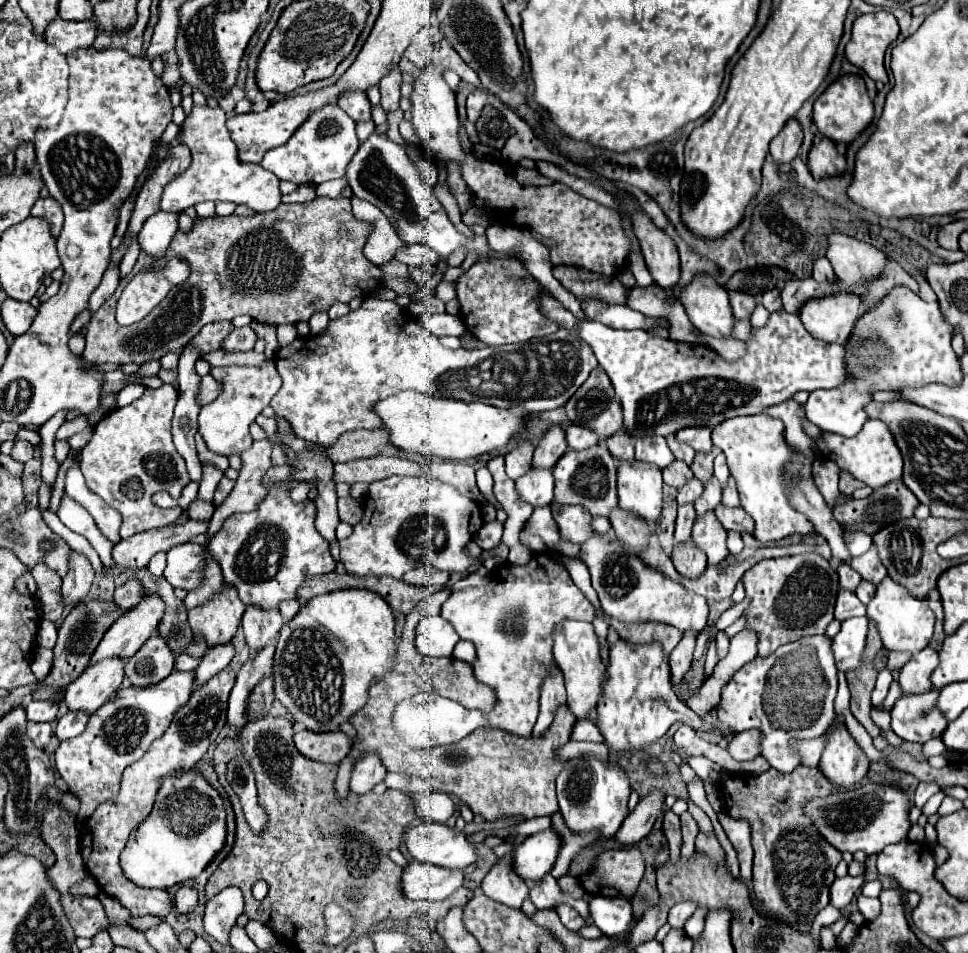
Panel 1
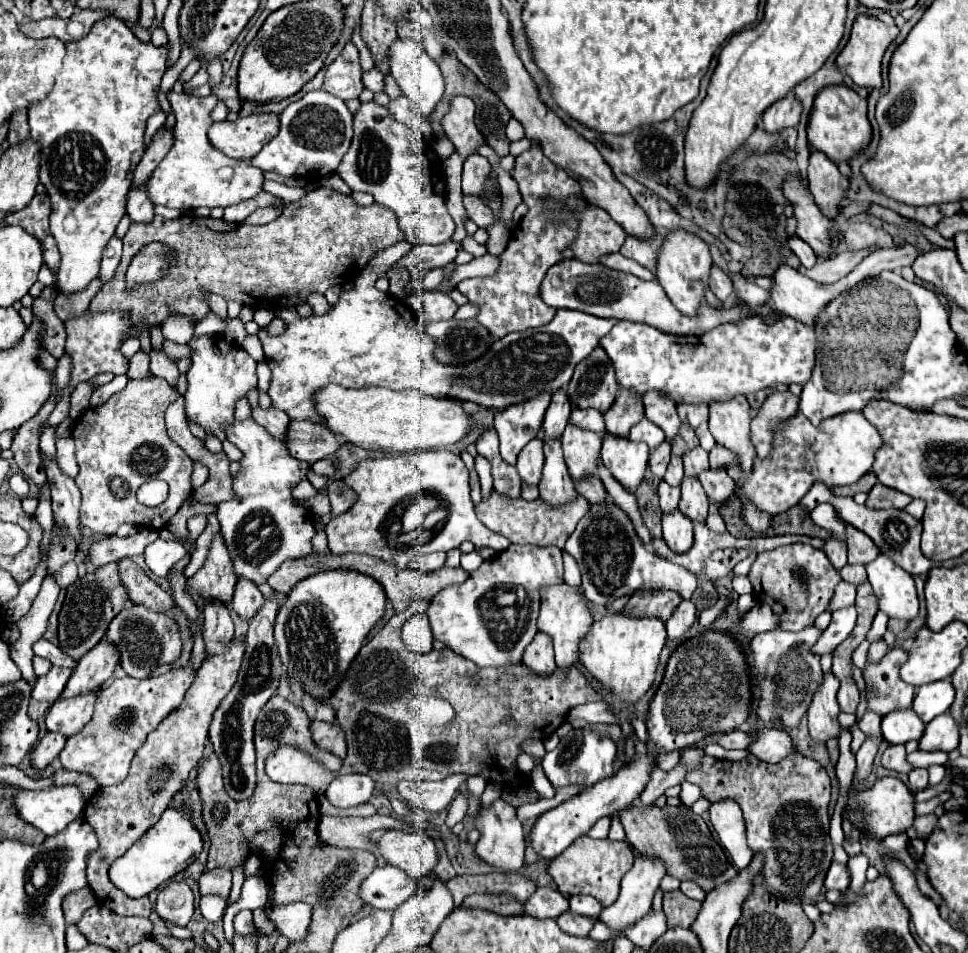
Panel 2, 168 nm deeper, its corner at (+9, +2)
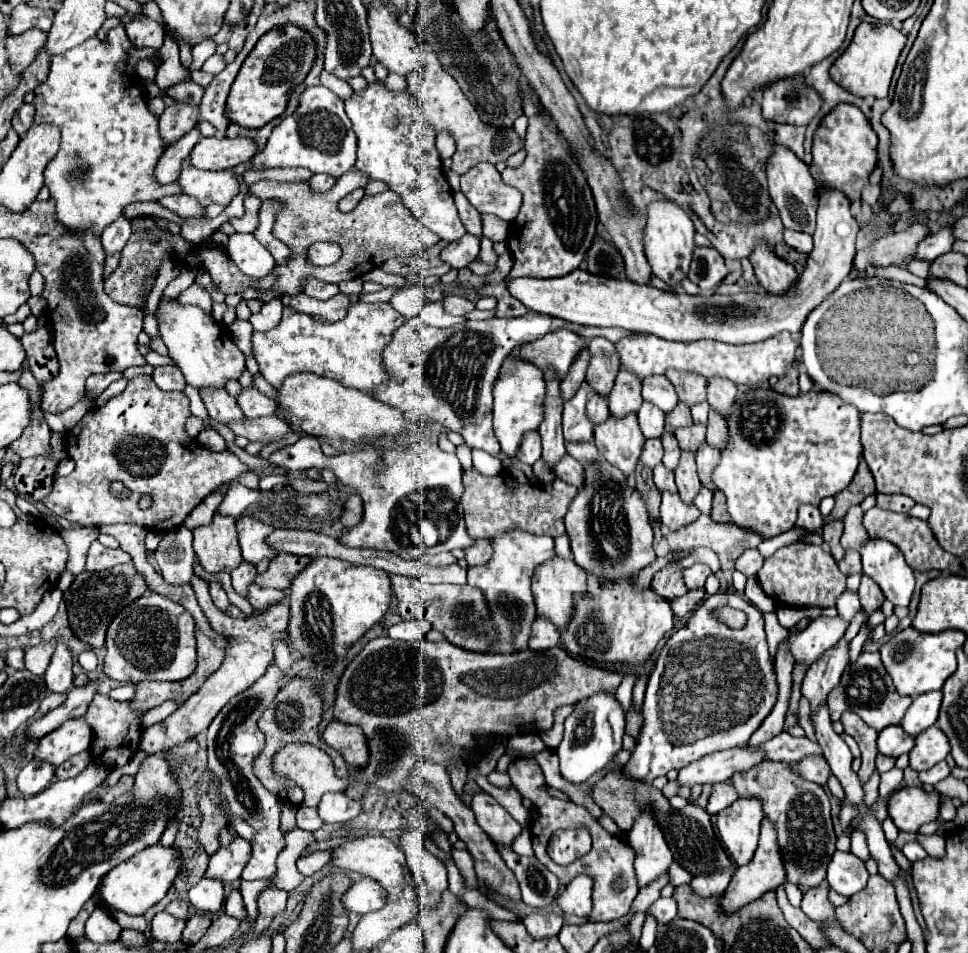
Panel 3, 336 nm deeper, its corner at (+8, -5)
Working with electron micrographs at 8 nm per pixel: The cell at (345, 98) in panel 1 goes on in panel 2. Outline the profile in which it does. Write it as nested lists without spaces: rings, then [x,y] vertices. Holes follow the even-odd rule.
[[[348,42],[342,54],[326,68],[324,90],[338,96],[344,102],[358,98],[360,92],[364,90],[358,50],[352,42]]]

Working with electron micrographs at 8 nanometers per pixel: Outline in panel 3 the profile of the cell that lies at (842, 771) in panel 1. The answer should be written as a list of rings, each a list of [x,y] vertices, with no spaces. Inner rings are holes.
[[[841,639],[835,647],[825,651],[815,663],[811,663],[801,693],[811,701],[811,707],[819,707],[827,701],[827,695],[833,687],[837,687],[837,681],[841,679],[841,673],[849,665],[849,641]]]

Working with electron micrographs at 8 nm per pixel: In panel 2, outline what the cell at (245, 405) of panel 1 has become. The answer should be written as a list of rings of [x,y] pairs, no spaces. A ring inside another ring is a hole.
[[[210,334],[202,338],[192,338],[190,346],[194,350],[192,366],[188,370],[188,390],[186,398],[186,414],[188,418],[202,426],[206,434],[216,436],[218,440],[226,440],[228,428],[234,424],[234,408],[240,398],[246,398],[250,390],[256,388],[256,362],[252,356],[240,348],[232,346],[220,334]]]

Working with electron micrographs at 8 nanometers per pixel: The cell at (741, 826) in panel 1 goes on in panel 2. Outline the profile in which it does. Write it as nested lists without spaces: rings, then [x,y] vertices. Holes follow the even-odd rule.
[[[722,800],[720,804],[712,804],[710,822],[731,862],[744,870],[752,862],[752,850],[746,844],[746,828],[740,806],[734,800]]]

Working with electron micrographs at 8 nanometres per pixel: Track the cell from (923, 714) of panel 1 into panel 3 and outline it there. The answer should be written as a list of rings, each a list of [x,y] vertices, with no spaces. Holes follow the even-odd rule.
[[[893,725],[893,727],[885,727],[879,733],[877,749],[881,755],[897,759],[899,755],[909,753],[913,749],[913,743],[915,743],[915,739],[911,735],[907,735],[899,725]]]

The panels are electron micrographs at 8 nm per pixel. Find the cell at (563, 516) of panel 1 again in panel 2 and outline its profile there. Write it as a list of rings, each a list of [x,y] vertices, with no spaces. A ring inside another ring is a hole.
[[[548,440],[544,444],[544,470],[542,470],[542,482],[538,486],[540,498],[548,506],[564,506],[576,500],[578,492],[574,488],[572,478],[568,476],[568,470],[564,468],[564,458],[560,452],[560,442],[558,440]]]

